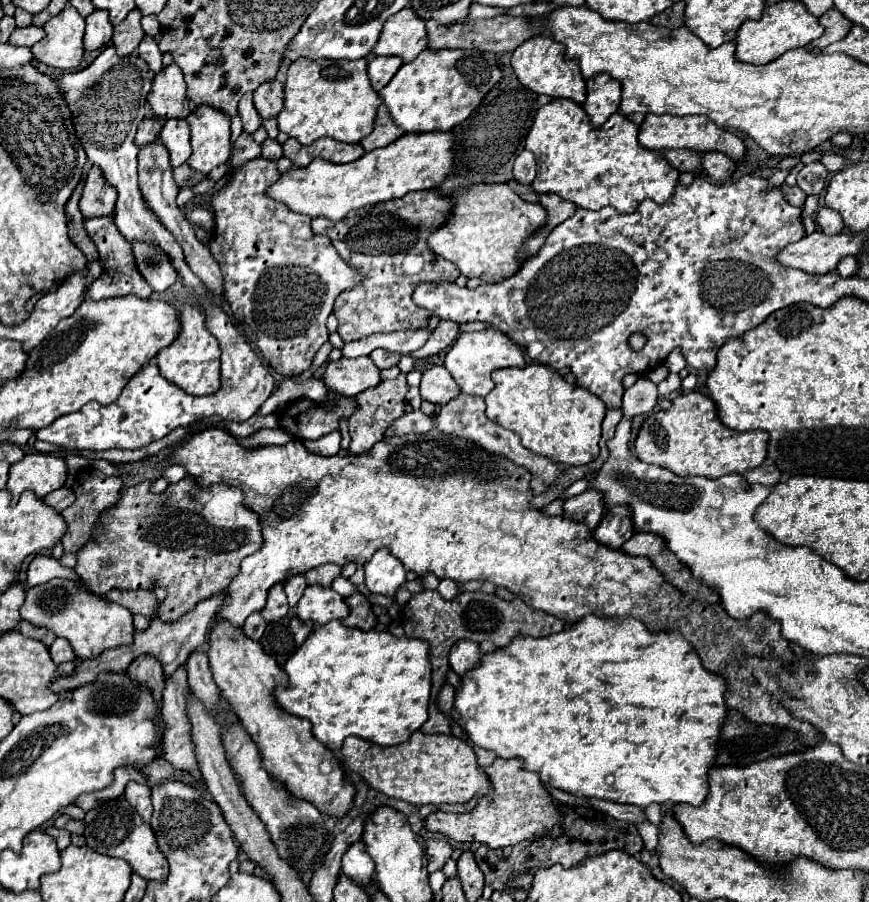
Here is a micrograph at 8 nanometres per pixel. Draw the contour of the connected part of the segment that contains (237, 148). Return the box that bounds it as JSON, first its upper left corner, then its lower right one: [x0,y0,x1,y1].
[230,132,260,170]

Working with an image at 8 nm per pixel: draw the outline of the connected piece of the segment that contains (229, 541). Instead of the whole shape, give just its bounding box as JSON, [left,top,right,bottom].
[76,476,260,622]

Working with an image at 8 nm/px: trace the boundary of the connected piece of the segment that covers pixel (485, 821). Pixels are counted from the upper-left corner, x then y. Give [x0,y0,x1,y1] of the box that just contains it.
[426,758,560,848]

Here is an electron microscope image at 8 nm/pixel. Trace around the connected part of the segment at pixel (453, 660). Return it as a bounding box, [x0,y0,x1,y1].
[450,640,482,676]

